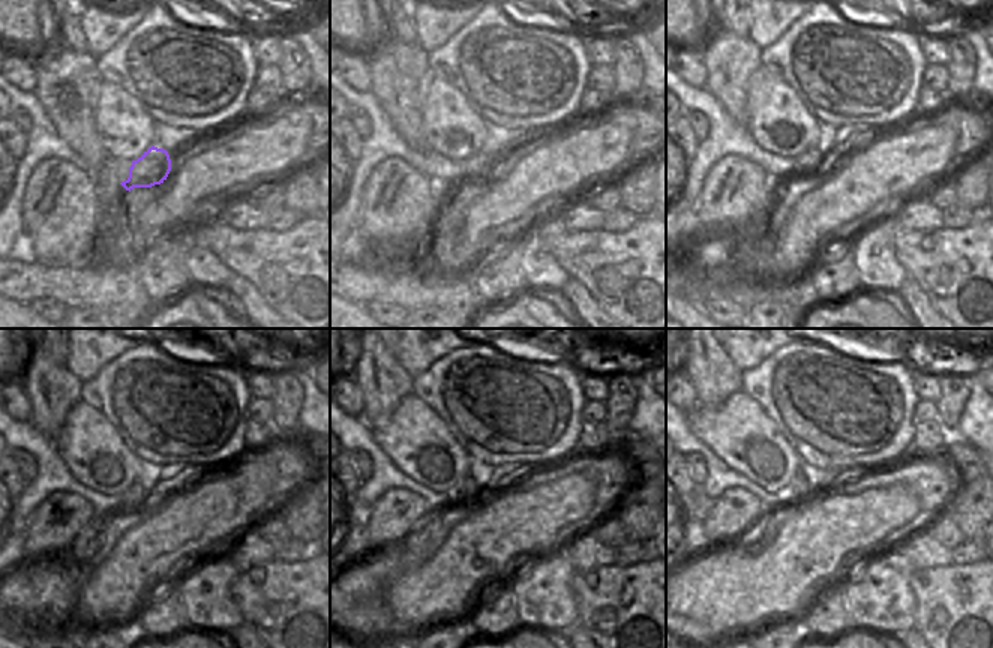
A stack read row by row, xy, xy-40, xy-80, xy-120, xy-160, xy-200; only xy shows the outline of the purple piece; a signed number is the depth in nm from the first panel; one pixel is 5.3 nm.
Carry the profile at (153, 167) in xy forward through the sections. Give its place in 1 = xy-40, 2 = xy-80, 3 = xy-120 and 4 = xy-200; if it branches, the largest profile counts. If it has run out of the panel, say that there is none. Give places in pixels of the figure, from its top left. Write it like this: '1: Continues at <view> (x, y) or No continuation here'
1: Continues at xy-40 (480, 167)
2: Continues at xy-80 (812, 162)
3: Continues at xy-120 (135, 495)
4: Continues at xy-200 (801, 488).

